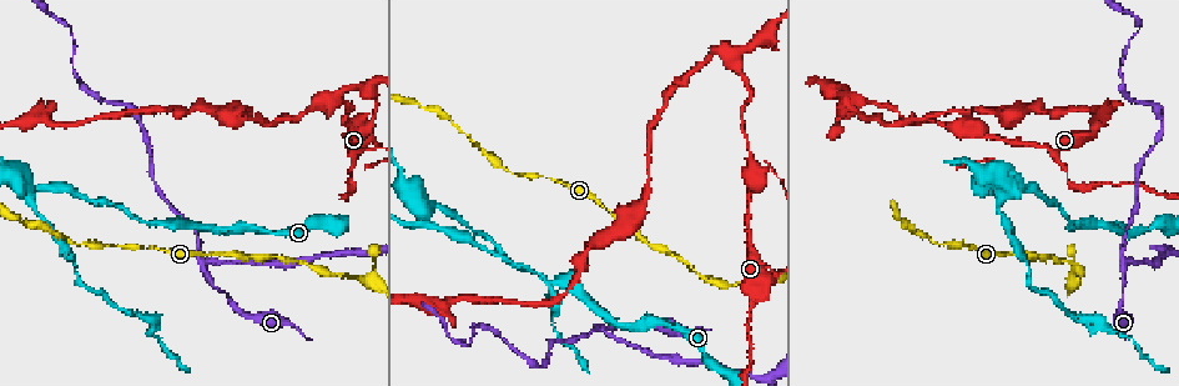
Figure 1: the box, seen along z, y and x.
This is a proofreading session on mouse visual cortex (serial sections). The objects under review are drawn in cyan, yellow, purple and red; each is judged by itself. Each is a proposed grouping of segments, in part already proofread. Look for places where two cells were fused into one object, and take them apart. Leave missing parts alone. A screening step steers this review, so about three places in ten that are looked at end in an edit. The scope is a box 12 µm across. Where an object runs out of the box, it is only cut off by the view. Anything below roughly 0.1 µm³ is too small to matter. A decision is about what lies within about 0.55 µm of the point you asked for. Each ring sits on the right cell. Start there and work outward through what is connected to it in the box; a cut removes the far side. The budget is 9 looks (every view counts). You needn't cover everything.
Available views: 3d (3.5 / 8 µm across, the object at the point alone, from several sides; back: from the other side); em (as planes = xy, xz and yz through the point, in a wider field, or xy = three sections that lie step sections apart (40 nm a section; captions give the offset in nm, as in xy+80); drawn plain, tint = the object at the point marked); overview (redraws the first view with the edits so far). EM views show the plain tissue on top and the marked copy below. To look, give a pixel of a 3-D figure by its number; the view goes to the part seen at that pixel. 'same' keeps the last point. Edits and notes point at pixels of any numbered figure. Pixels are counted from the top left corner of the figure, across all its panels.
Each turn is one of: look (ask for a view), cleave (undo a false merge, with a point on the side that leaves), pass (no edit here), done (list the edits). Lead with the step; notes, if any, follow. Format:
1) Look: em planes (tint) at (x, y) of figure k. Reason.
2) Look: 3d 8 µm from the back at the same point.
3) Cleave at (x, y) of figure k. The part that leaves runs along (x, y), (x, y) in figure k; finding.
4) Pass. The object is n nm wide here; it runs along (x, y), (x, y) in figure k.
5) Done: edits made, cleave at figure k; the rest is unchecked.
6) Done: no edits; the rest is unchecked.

Look: 3d 8 µm at (604, 326) of figure 1. Branch point.

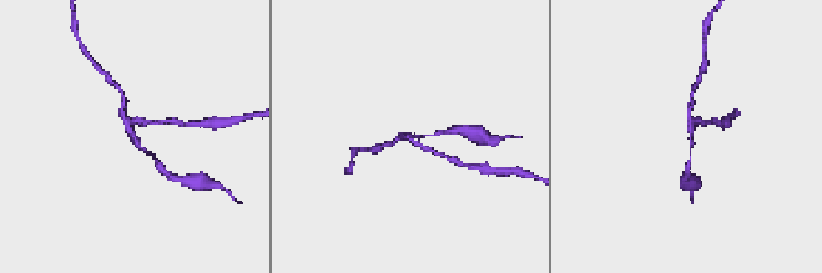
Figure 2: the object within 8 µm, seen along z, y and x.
Look: em xy step 1 (tint) at (689, 127) of figure 2.

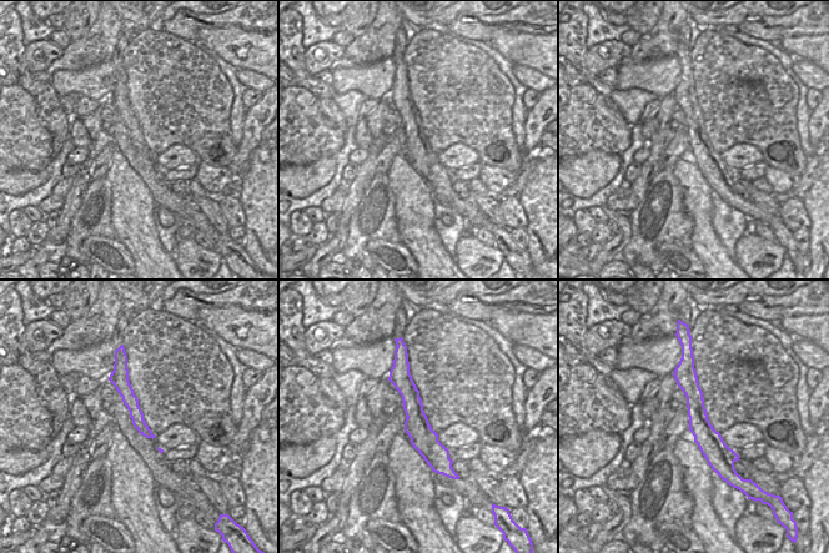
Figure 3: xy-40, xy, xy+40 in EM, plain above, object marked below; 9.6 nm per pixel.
Cleave at (428, 148) of figure 2. The object is 260 nm wide here; the part that leaves runs along (413, 141), (462, 165) in figure 2; two cells meet here.

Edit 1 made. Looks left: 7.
Look: 3d 8 µm at (358, 275) of figure 1. Sudden change in width.

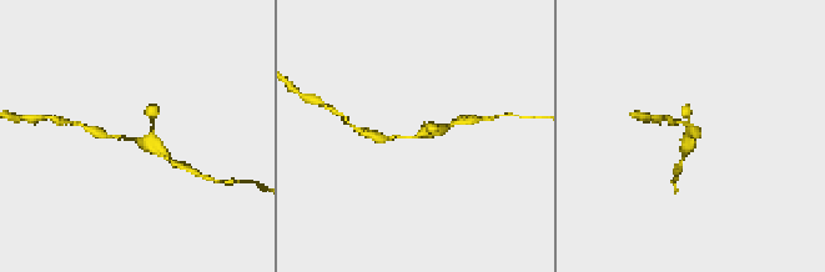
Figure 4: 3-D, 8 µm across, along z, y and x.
Look: em xy step 5 (tint) at (135, 141) of figure 4.

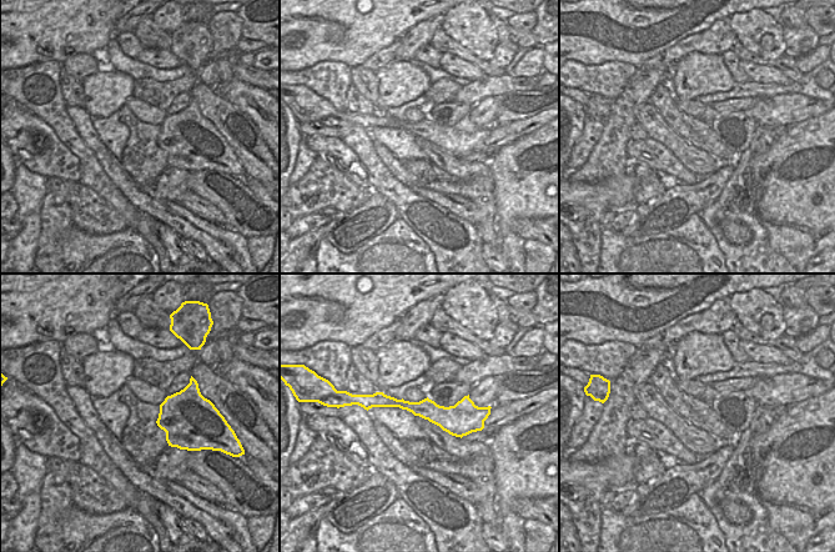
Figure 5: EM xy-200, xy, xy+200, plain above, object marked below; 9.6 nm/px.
Pass. It runs along (367, 401), (473, 421) in figure 5; one cell here.

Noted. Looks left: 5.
Look: 3d 3.5 µm from the back at (853, 100) of figure 1. Abrupt turn.

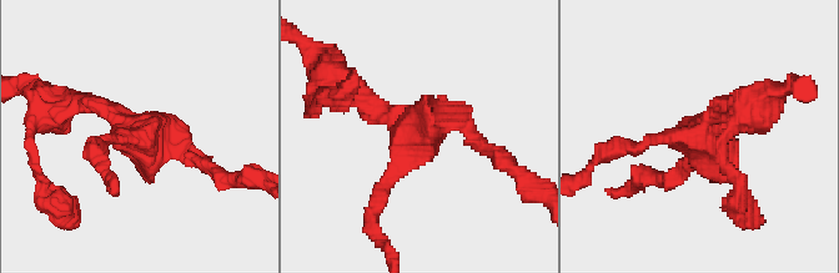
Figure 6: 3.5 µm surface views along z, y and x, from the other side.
Look: em xy step 1 (tint) at (416, 138) of figure 6. Now the EM.

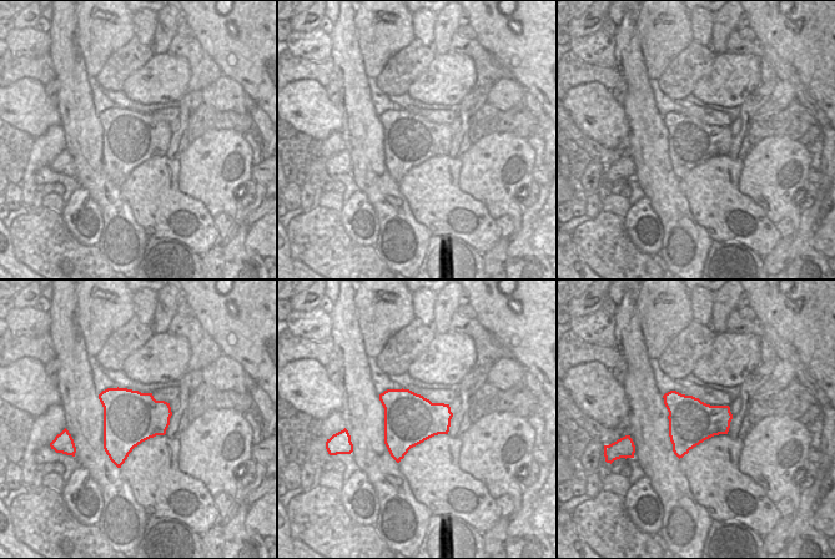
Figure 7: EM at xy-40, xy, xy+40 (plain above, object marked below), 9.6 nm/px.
Pass. The object is 500 nm wide here; it runs along (380, 206), (433, 119), (475, 138) in figure 6; one cell here.

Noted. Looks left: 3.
Look: em xy step 5 (tint) at (1009, 192) of figure 1. Thin arm on a thick one.

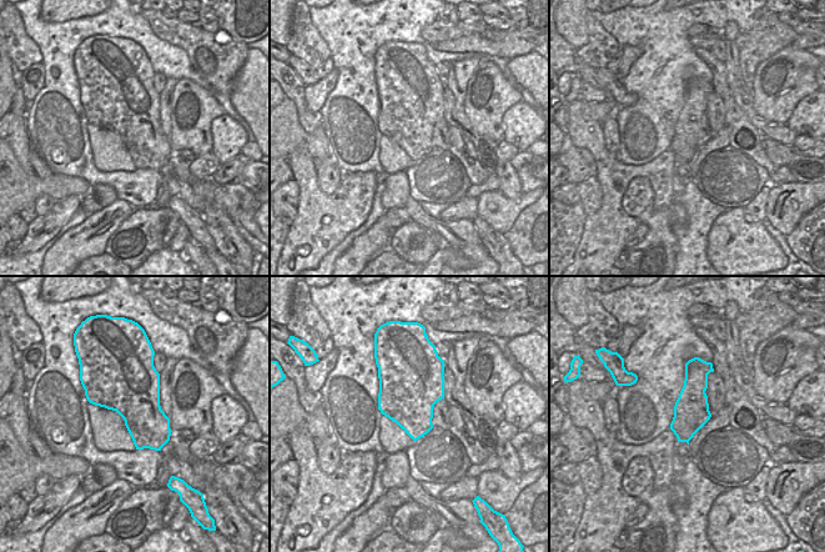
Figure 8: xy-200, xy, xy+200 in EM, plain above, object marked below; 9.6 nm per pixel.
Look: 3d 3.5 µm at the same point. See where the arms go.

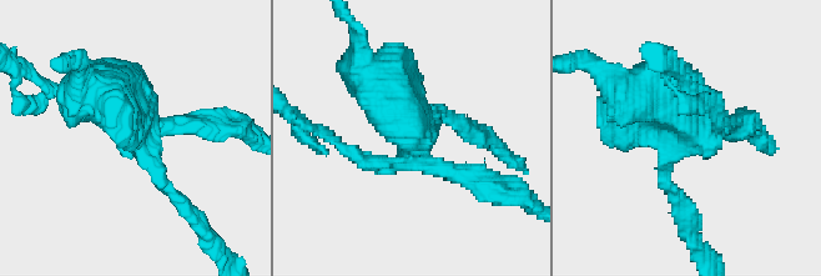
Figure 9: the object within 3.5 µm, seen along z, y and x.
Cleave at (431, 129) of figure 9. The arms are 200, 200, 200, 700 nm wide; the part that leaves runs along (417, 156), (413, 128), (367, 76) in figure 9; a second cell is stuck on.

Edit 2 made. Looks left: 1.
Done: edits made, cleave at figure 2, cleave at figure 9; the rest is unchecked.

